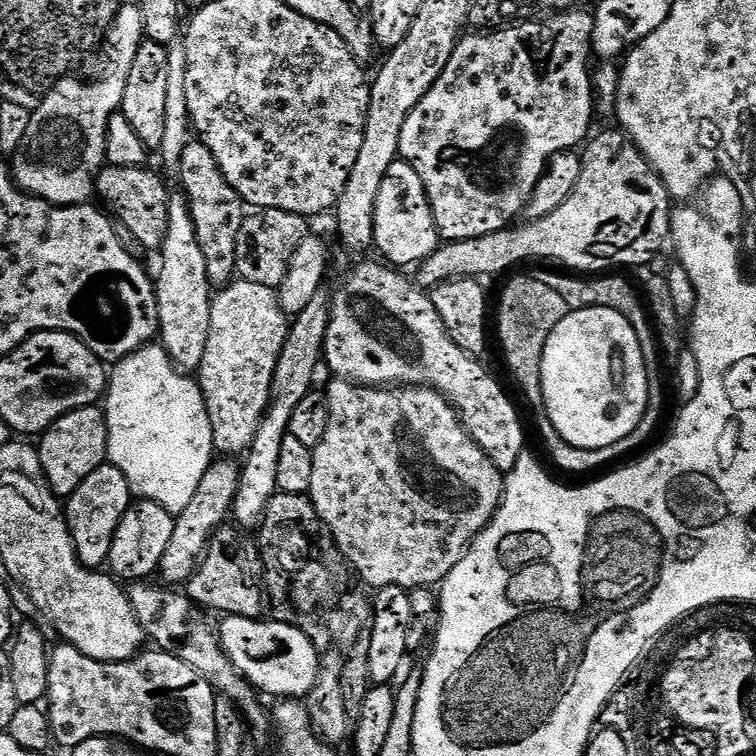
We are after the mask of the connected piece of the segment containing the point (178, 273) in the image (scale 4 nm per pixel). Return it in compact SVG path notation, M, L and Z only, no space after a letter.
M169 198L169 229L166 230L168 240L168 264L158 264L158 271L154 276L156 289L156 305L158 306L158 318L160 319L159 343L163 344L173 364L181 370L199 369L202 362L202 354L206 354L206 338L210 338L210 310L214 289L207 280L206 261L202 256L201 247L195 238L194 222L188 224L191 218L188 209L187 198L176 200Z

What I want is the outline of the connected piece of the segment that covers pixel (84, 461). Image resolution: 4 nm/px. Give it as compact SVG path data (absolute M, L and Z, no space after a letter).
M100 406L79 408L59 416L39 437L38 468L48 479L47 487L57 497L67 498L100 464L108 460L108 424L104 420L104 409Z

